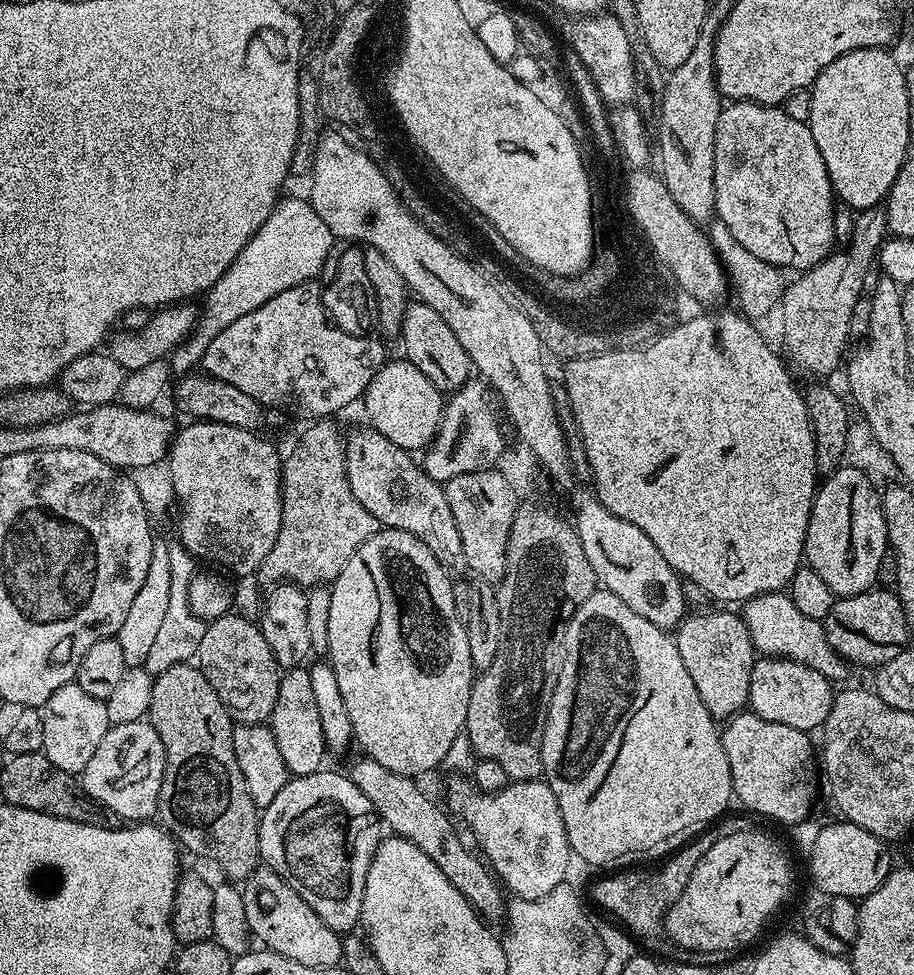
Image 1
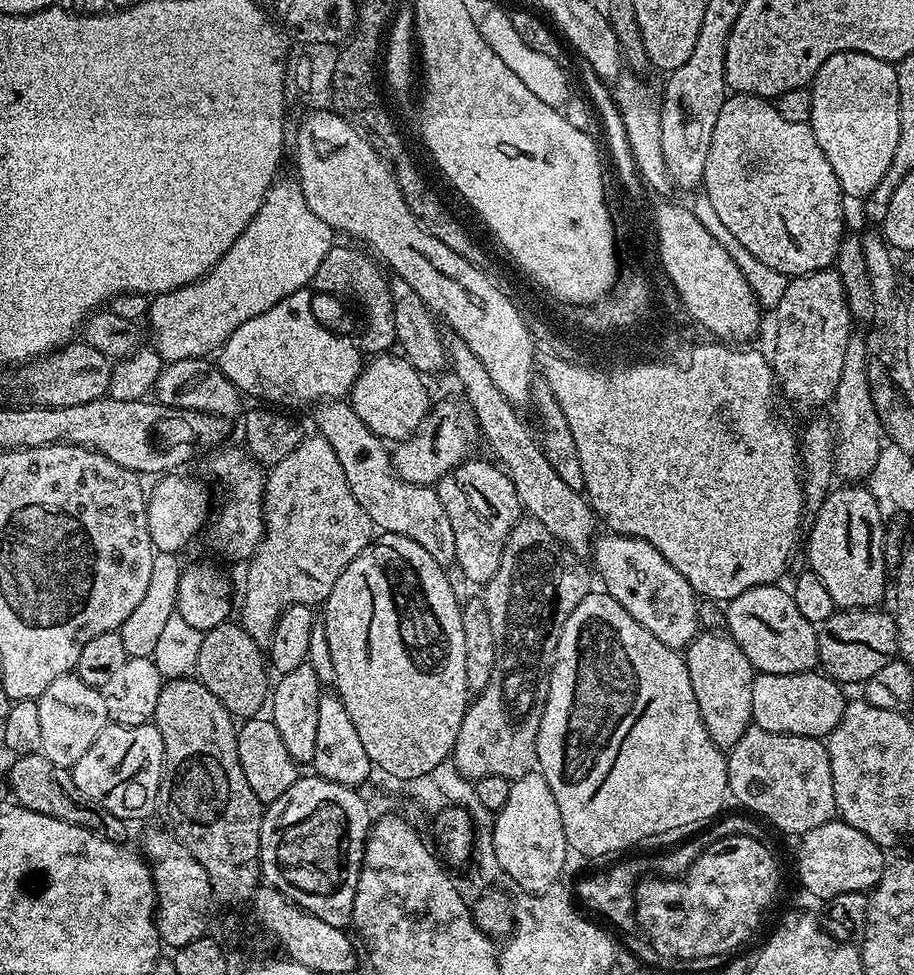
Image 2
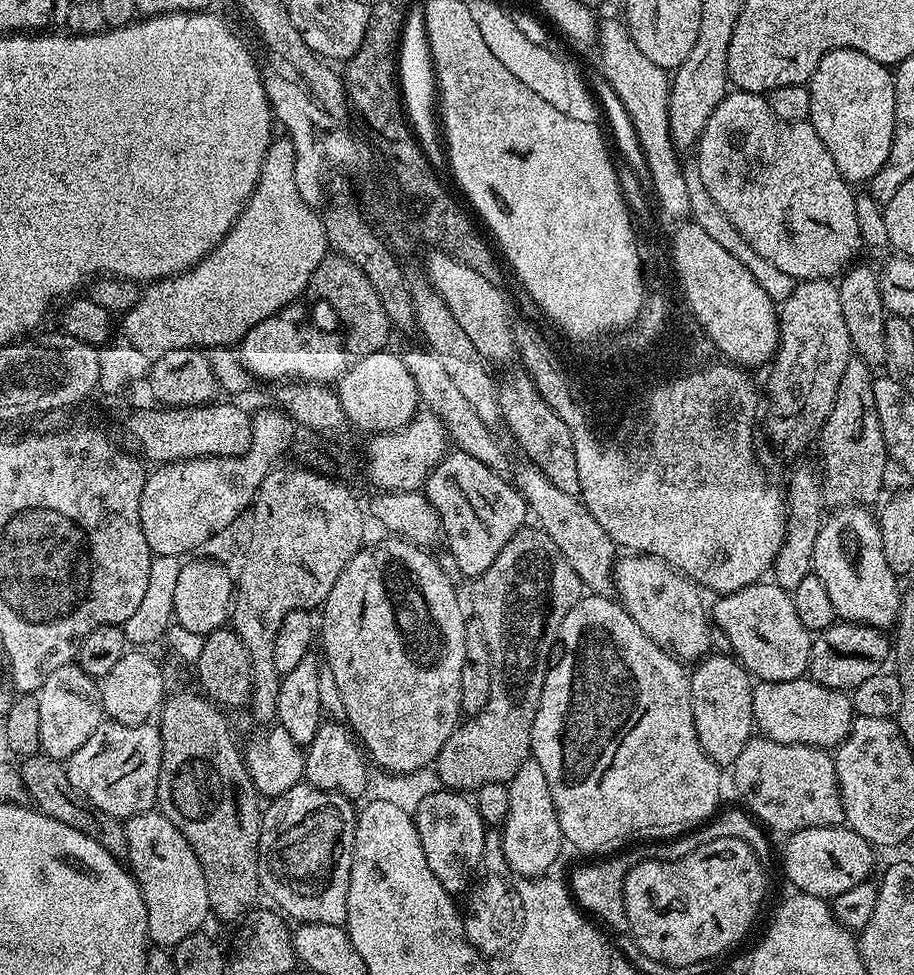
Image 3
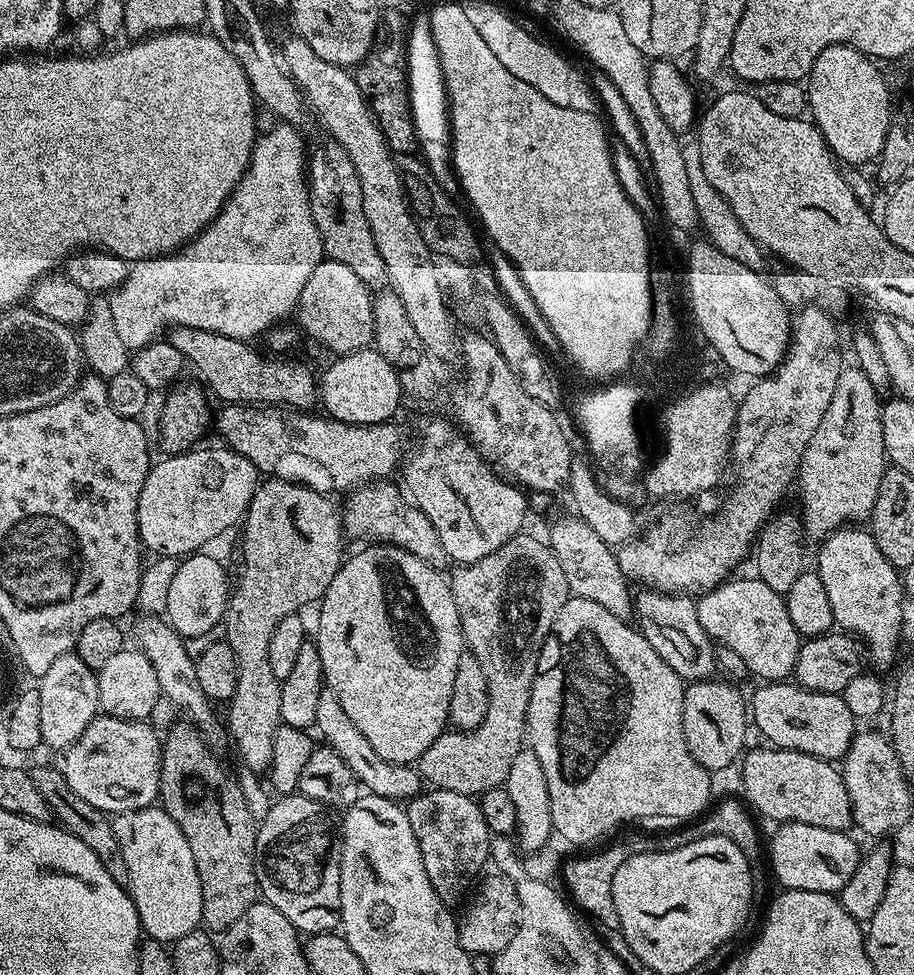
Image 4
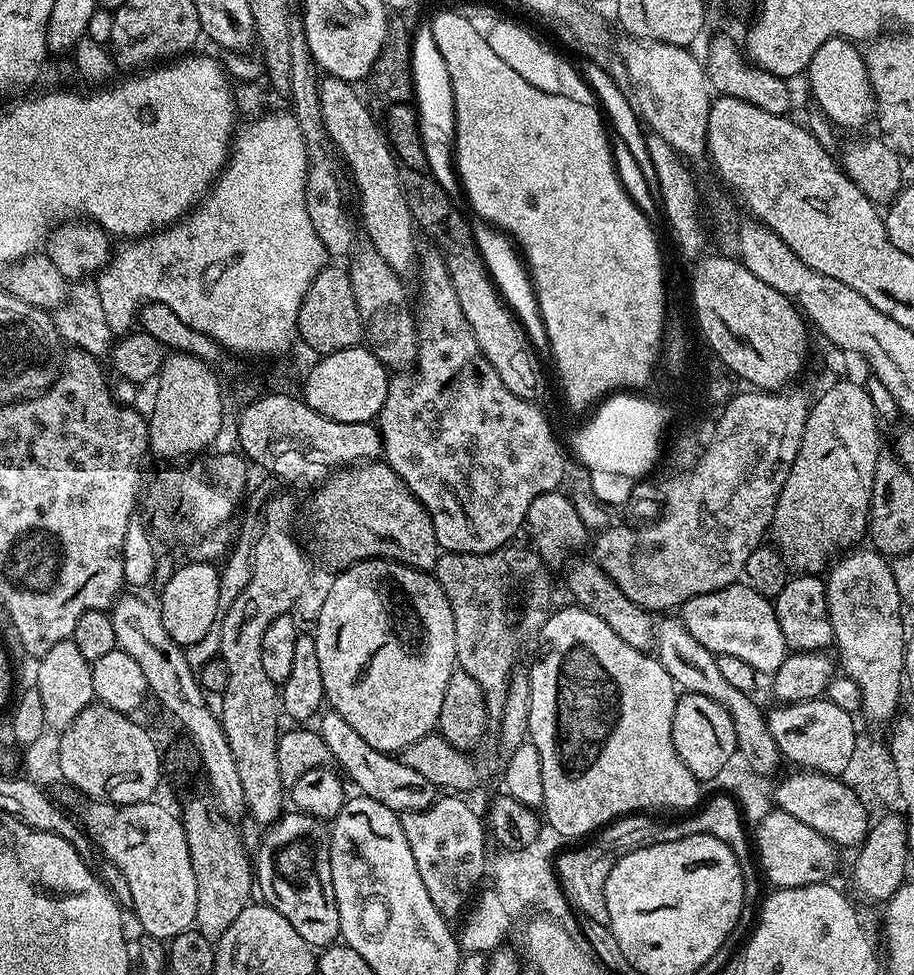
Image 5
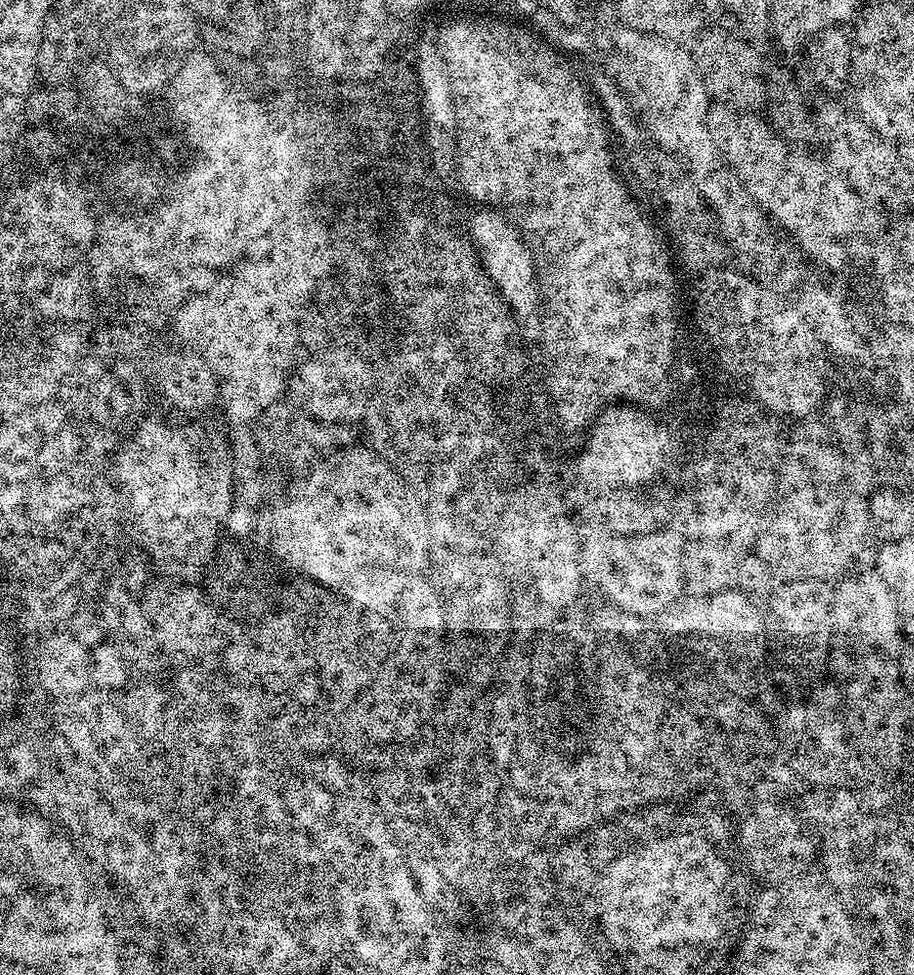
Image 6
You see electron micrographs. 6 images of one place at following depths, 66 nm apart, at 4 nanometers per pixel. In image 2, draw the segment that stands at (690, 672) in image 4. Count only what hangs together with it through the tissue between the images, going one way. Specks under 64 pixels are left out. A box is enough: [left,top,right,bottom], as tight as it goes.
[594,535,701,650]

